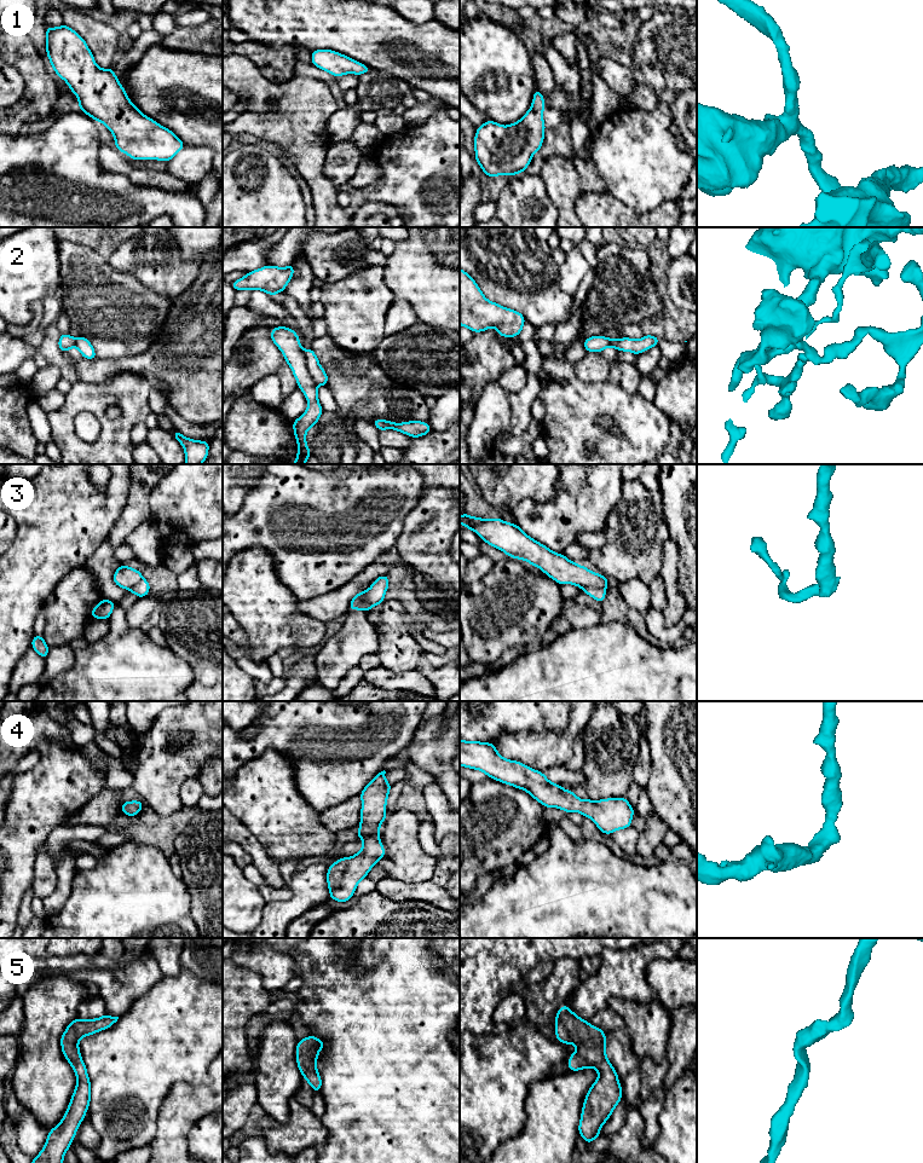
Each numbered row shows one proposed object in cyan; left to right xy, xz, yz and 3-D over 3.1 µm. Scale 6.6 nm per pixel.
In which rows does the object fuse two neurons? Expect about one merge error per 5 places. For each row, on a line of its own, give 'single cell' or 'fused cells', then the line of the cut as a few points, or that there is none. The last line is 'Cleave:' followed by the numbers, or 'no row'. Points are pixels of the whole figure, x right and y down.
1: single cell | no cut
2: fused cells | xz (303, 352), (306, 359), (306, 369), (316, 385)
3: fused cells | xz (370, 588), (364, 595), (364, 601), (369, 608)
4: single cell | no cut
5: single cell | no cut
Cleave: 2, 3

